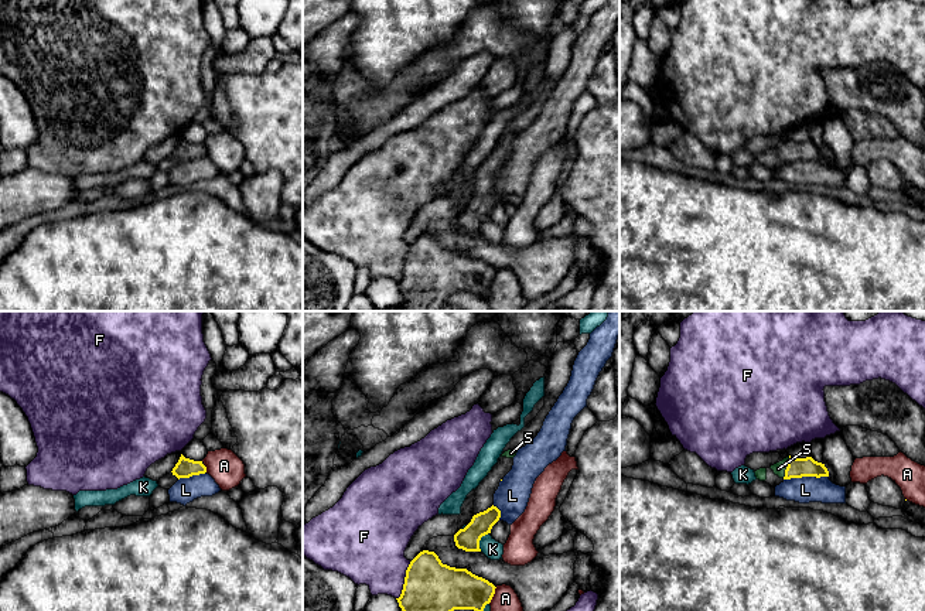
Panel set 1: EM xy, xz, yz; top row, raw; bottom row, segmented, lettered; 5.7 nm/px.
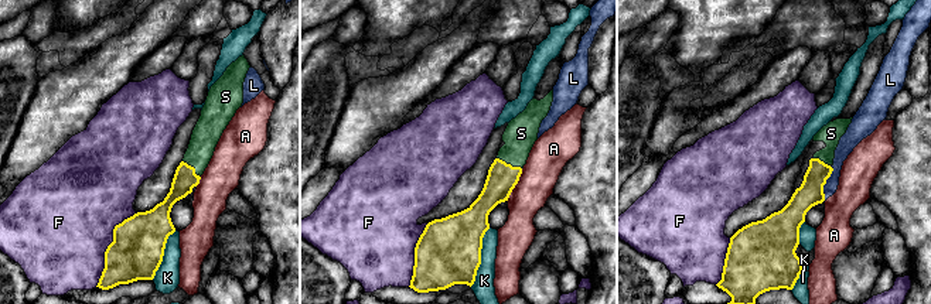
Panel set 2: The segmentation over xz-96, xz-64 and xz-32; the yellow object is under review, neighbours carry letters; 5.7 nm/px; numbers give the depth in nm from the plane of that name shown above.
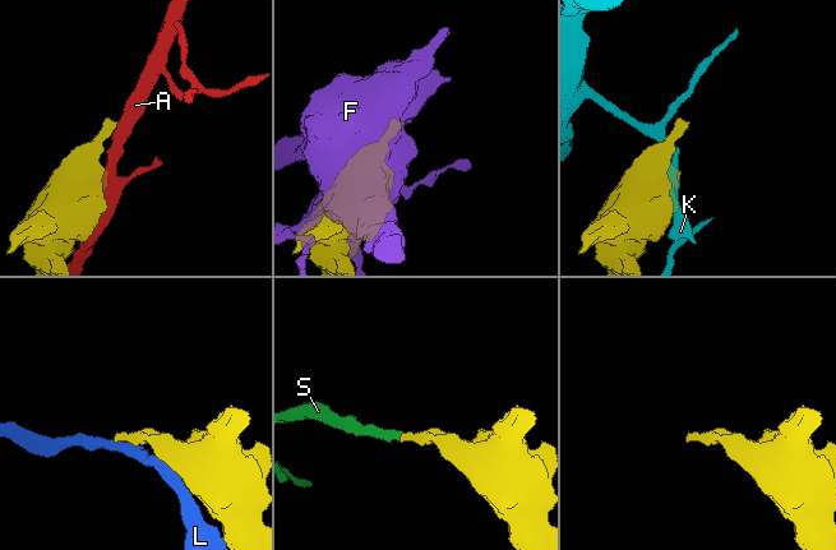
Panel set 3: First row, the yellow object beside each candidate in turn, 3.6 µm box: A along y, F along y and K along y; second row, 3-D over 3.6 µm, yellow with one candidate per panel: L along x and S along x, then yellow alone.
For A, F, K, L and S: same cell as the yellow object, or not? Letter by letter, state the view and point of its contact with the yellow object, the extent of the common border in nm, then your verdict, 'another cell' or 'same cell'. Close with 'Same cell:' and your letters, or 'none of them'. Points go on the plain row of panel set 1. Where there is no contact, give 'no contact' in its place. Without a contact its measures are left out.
A: xz (492, 279) | 110 nm | another cell
F: xz (405, 263) | 240 nm | another cell
K: xz (480, 222) | 120 nm | another cell
L: yz (805, 159) | 260 nm | another cell
S: yz (787, 150) | 130 nm | same cell
Same cell: S

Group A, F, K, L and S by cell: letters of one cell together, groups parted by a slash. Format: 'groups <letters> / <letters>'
groups A / F / K / L / S

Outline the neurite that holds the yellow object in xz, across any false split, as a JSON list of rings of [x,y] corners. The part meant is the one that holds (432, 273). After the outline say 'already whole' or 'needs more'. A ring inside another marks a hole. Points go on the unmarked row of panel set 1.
[[[420,235],[406,253],[397,283],[405,296],[399,311],[464,311],[448,304],[454,293],[482,296],[495,269],[467,252],[443,248],[434,235]]] | already whole

